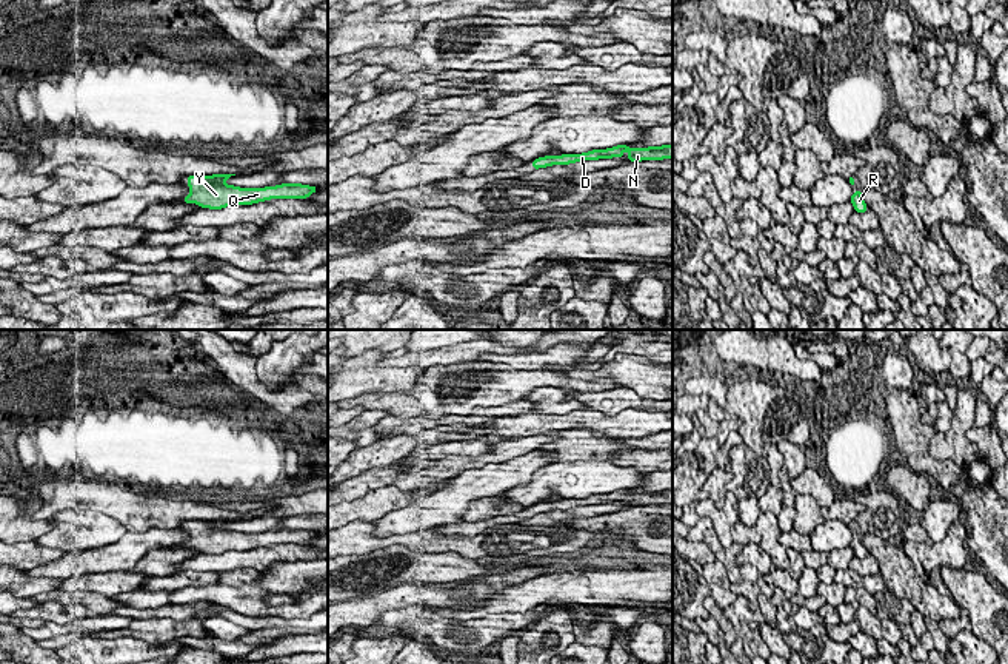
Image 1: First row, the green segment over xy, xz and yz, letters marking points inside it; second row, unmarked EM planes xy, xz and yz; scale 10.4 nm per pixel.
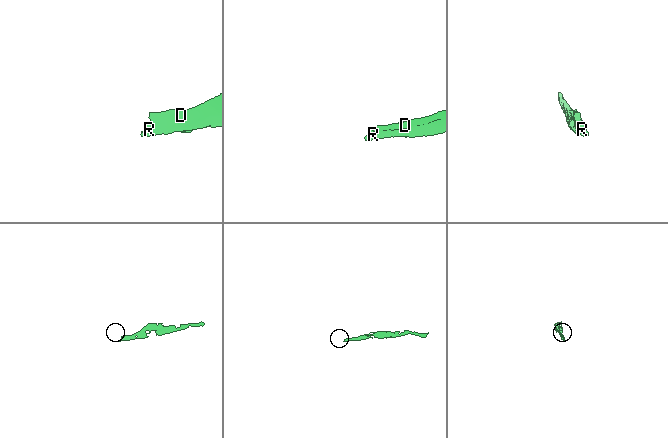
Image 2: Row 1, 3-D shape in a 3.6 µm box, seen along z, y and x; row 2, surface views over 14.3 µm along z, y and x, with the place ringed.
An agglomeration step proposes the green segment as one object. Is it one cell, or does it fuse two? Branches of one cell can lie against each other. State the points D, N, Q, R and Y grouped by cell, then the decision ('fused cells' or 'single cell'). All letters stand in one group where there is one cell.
D N Q R Y; single cell

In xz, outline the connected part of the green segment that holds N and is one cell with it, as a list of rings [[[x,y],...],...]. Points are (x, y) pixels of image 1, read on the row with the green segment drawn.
[[[617,145],[608,149],[592,149],[583,154],[562,154],[562,156],[545,156],[532,160],[534,169],[546,168],[552,165],[569,165],[576,162],[585,160],[599,160],[599,159],[612,159],[622,157],[623,153],[628,151],[629,162],[642,162],[642,160],[663,160],[673,159],[673,145],[662,146],[648,146],[648,148],[629,148],[626,145]]]

